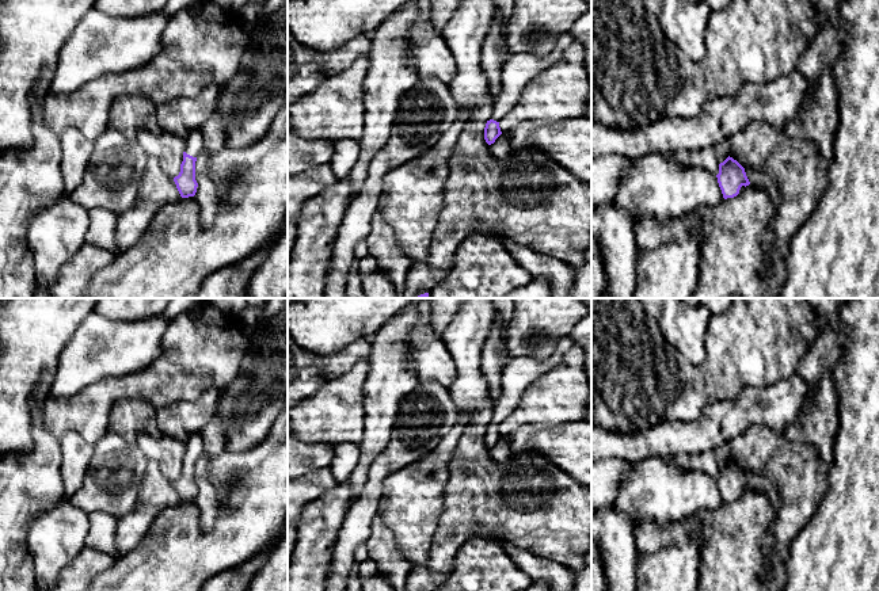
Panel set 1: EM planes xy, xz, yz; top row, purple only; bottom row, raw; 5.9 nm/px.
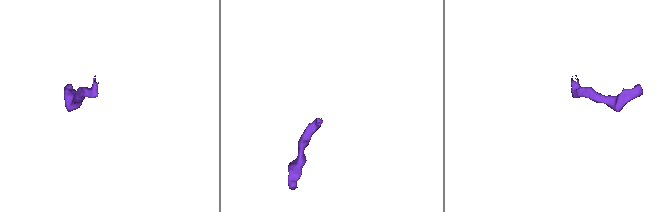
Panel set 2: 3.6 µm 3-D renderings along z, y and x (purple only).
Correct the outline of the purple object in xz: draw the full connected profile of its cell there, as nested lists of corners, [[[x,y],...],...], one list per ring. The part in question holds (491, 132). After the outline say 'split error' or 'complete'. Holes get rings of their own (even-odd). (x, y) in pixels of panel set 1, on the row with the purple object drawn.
[[[566,33],[558,38],[555,49],[544,57],[533,54],[510,54],[505,62],[502,89],[494,99],[491,119],[484,127],[484,140],[488,145],[502,134],[499,121],[517,106],[525,87],[543,70],[553,65],[563,52],[572,43],[574,37]]] | split error

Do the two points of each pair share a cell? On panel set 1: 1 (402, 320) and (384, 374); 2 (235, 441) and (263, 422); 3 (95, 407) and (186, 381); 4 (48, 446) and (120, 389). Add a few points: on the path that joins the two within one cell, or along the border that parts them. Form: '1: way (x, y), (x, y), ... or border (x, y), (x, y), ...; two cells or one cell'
1: way (395, 334), (389, 343), (389, 361); one cell
2: way (242, 434), (247, 429), (257, 427); one cell
3: way (118, 388), (163, 382); one cell
4: border (42, 410), (45, 426), (59, 441); two cells

